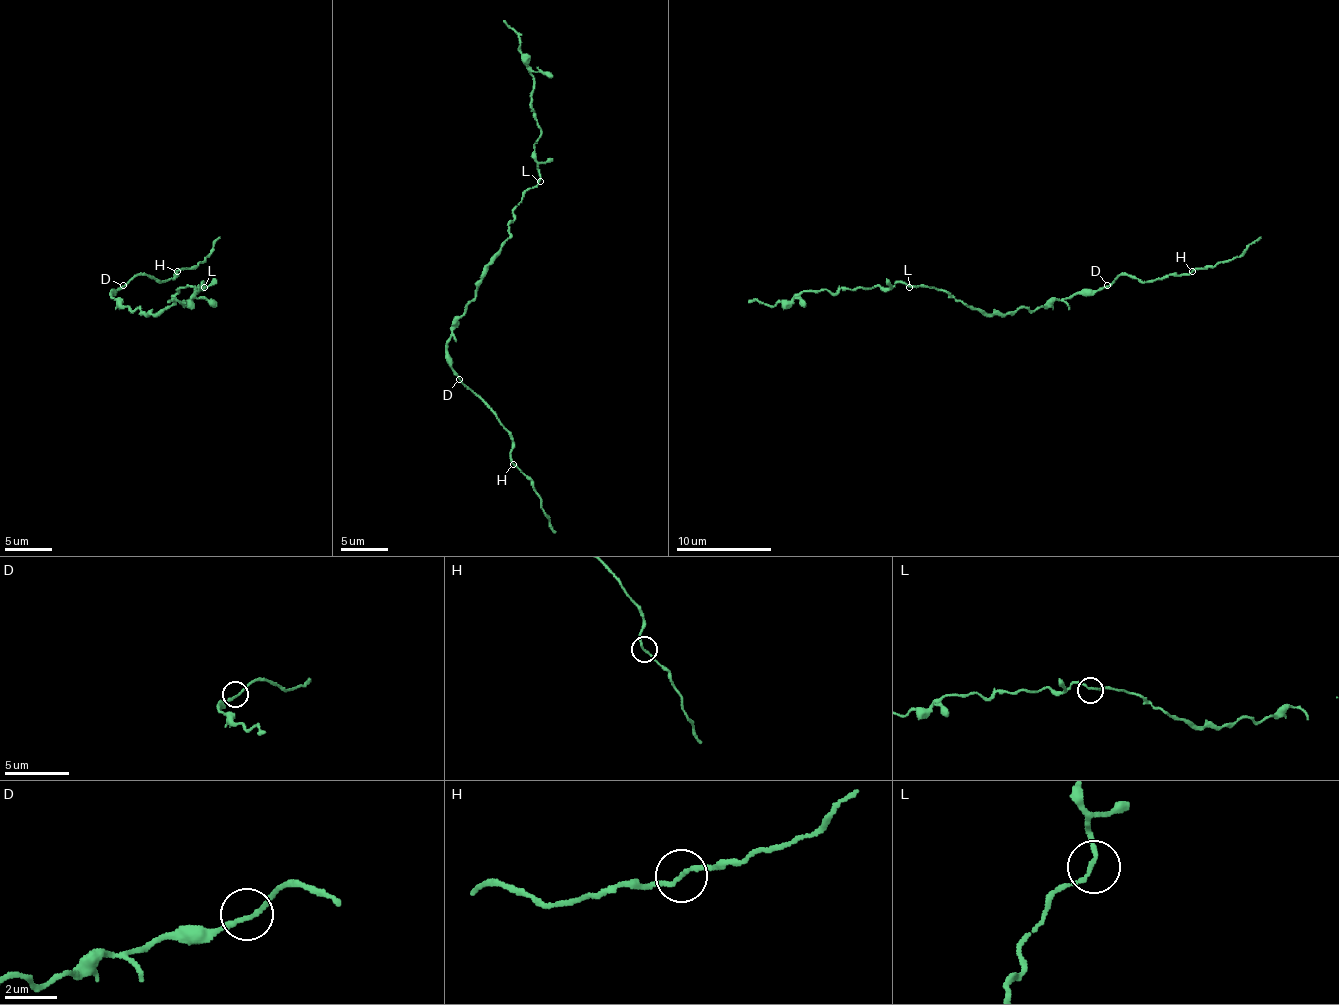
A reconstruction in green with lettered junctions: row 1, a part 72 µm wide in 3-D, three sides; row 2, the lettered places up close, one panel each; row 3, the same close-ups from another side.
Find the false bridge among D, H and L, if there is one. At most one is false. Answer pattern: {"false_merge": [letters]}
{"false_merge": ["H"]}

